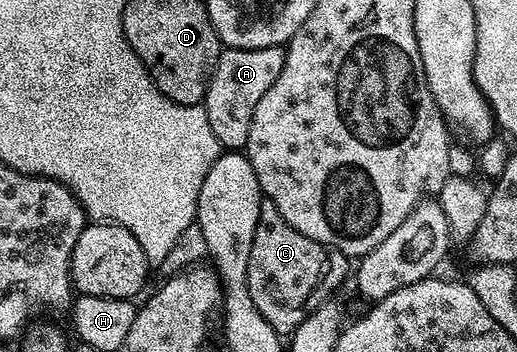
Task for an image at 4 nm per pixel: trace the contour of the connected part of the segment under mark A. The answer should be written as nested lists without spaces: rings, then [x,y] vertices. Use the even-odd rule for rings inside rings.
[[[283,45],[257,49],[225,48],[221,52],[220,58],[216,61],[216,70],[208,81],[202,104],[210,123],[210,130],[225,150],[240,151],[247,146],[254,107],[258,107],[258,99],[262,99],[262,95],[270,91],[274,79],[282,75],[285,52]]]

